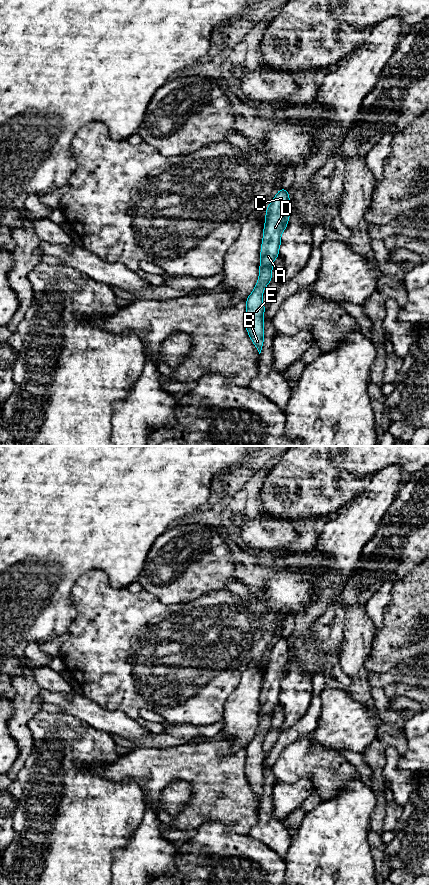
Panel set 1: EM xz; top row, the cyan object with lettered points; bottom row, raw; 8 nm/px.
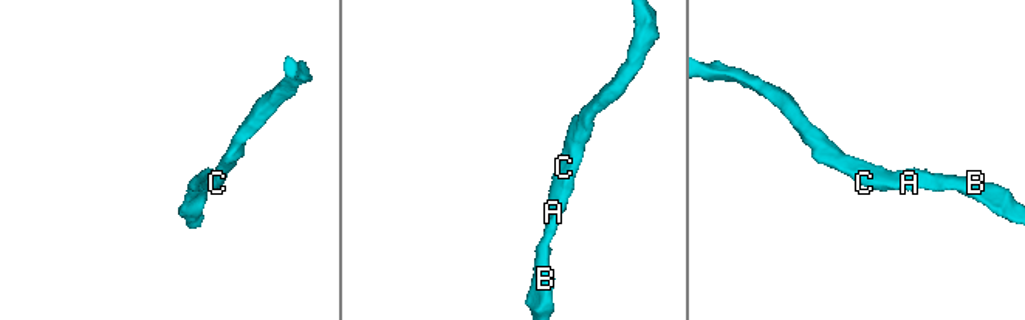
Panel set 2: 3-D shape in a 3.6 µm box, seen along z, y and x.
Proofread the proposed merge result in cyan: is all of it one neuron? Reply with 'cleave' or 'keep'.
keep

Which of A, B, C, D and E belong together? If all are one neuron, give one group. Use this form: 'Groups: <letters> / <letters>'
Groups: A B C D E

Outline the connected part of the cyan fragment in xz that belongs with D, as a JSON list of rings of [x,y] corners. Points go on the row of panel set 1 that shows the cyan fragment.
[[[281,188],[267,207],[263,239],[261,245],[261,258],[259,278],[252,293],[246,299],[245,327],[259,354],[264,341],[265,306],[262,295],[265,287],[272,280],[272,268],[274,260],[279,257],[281,234],[287,228],[291,215],[289,192]]]

